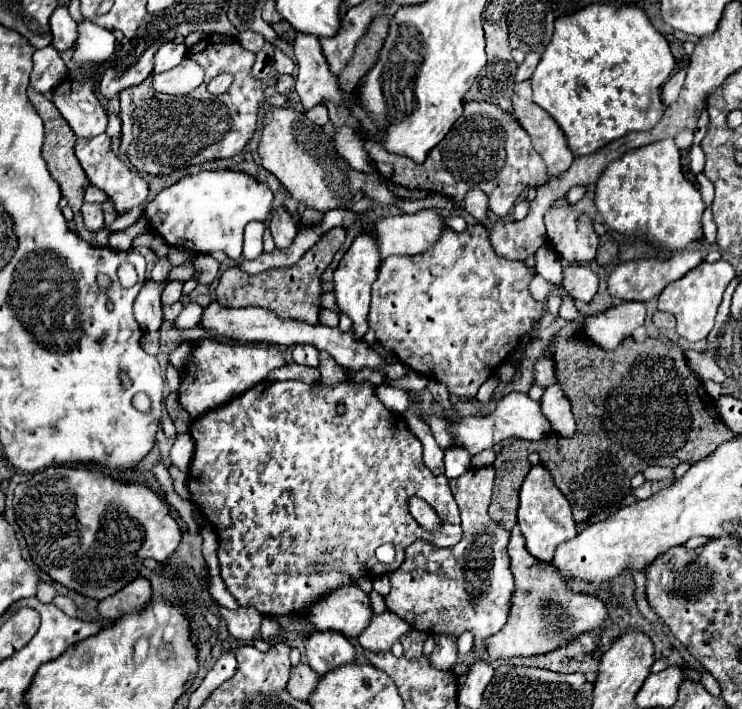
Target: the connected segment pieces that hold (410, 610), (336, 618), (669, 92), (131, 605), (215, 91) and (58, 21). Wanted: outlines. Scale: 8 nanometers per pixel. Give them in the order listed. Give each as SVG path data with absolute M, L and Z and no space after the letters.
M470 468L460 478L450 480L450 490L460 508L462 540L450 548L436 548L428 542L414 542L406 550L406 560L390 574L392 590L386 596L390 612L398 614L412 628L428 634L472 632L472 656L482 660L486 638L496 634L508 616L514 578L506 554L510 532L488 518L494 468Z
M348 586L348 590L336 590L320 606L314 606L306 618L318 630L334 630L346 638L358 638L374 618L368 596L358 586Z
M678 68L678 70L668 78L668 82L662 86L662 102L664 102L664 104L672 104L672 102L678 98L678 94L680 94L680 90L682 90L682 84L684 84L684 76L686 76L686 70L684 70L684 68Z
M136 578L134 582L124 586L124 590L104 598L98 606L98 612L102 618L118 620L136 610L144 610L148 600L150 600L150 582L146 578Z
M228 73L220 74L220 76L216 76L214 80L211 80L208 85L207 89L213 95L220 95L224 93L233 81L233 76Z
M56 8L50 16L50 30L52 30L52 46L58 52L66 52L72 48L72 38L76 38L76 22L68 14L68 8Z

